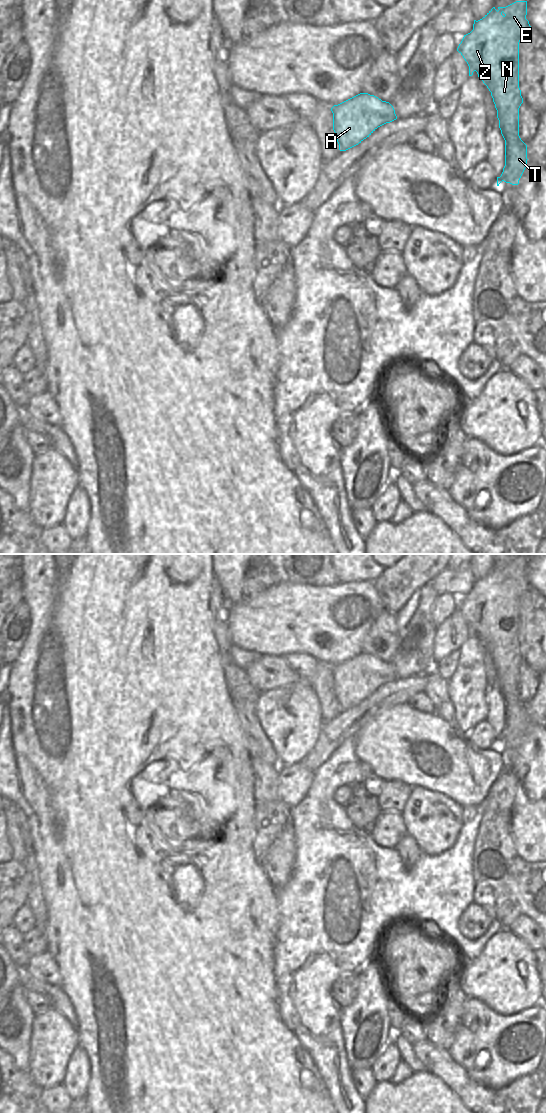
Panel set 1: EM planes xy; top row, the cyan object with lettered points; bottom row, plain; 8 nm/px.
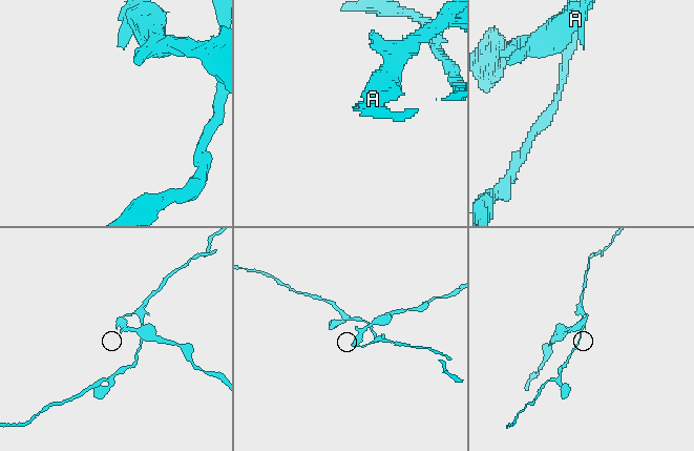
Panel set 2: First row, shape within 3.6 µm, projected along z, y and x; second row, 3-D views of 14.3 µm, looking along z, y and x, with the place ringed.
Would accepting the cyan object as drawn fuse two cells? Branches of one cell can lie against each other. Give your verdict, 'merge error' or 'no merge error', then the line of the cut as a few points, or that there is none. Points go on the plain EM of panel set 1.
merge error; cut xy (332, 667), (332, 672)

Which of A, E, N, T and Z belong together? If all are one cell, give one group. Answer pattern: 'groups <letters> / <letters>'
groups A / E N T Z

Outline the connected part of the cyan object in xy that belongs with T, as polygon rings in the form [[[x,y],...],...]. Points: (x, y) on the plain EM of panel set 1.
[[[516,561],[506,567],[493,567],[482,579],[474,580],[473,590],[464,595],[457,611],[469,626],[469,636],[476,631],[491,652],[499,688],[505,700],[505,726],[497,746],[504,741],[518,745],[527,726],[527,705],[519,696],[519,668],[523,663],[519,648],[519,602],[521,596],[531,587],[526,579],[527,561]]]

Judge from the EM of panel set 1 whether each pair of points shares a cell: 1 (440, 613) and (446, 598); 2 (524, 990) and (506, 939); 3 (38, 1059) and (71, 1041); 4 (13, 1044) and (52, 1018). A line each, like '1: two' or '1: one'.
1: one
2: one
3: one
4: two

